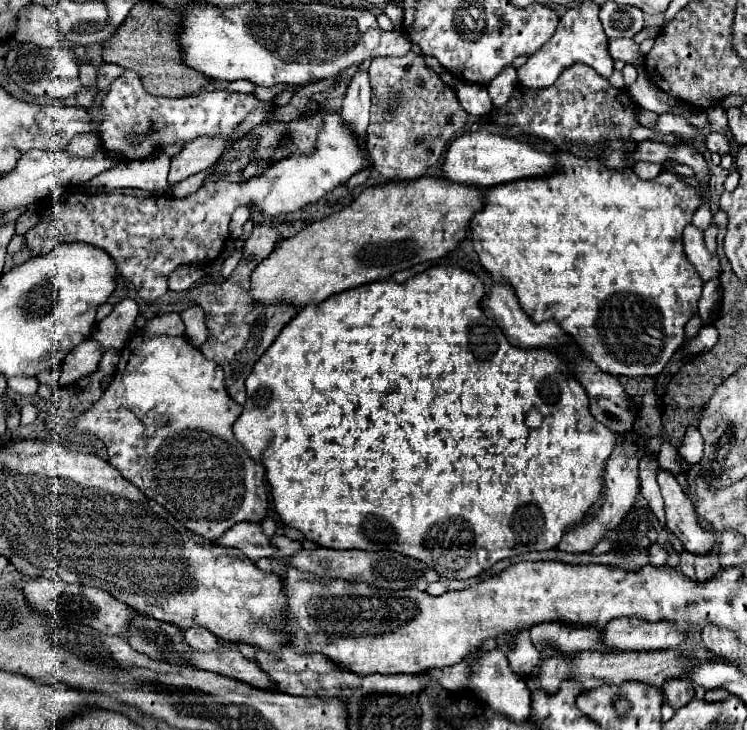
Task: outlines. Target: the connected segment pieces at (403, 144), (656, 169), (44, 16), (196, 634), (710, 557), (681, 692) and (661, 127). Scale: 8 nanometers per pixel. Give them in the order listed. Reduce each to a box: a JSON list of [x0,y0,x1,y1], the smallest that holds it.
[[367,53,471,183],[633,163,661,180],[15,5,57,48],[183,627,221,651],[695,549,719,581],[663,679,695,711],[655,115,695,139]]

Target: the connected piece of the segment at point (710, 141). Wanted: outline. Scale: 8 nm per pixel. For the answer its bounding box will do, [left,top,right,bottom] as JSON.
[705,133,731,155]

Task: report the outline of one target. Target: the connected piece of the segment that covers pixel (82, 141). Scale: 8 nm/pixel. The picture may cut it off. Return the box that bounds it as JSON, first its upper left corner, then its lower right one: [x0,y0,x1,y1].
[63,131,99,157]

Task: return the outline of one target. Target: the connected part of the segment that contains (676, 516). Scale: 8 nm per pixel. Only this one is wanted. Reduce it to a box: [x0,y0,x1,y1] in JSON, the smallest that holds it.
[657,467,715,553]

